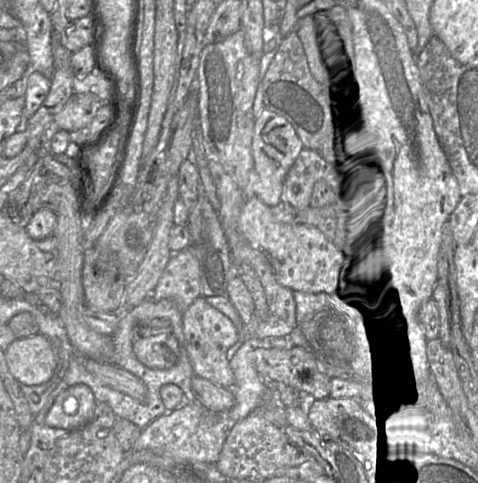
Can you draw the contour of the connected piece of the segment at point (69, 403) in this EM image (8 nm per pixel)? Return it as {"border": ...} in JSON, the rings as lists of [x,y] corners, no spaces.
{"border":[[[79,383],[59,393],[45,422],[49,427],[74,431],[88,424],[94,415],[96,399],[92,389]]]}

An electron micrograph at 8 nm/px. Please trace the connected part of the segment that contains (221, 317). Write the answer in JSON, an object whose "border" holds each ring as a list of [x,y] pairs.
{"border":[[[200,295],[182,315],[182,325],[186,349],[195,375],[232,389],[235,375],[226,356],[229,347],[238,339],[238,331],[232,320]]]}

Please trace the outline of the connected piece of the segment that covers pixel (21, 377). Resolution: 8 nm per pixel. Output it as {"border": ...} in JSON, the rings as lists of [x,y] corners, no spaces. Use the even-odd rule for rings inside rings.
{"border":[[[41,334],[14,340],[6,349],[5,358],[16,380],[29,386],[47,382],[57,365],[50,342]]]}

